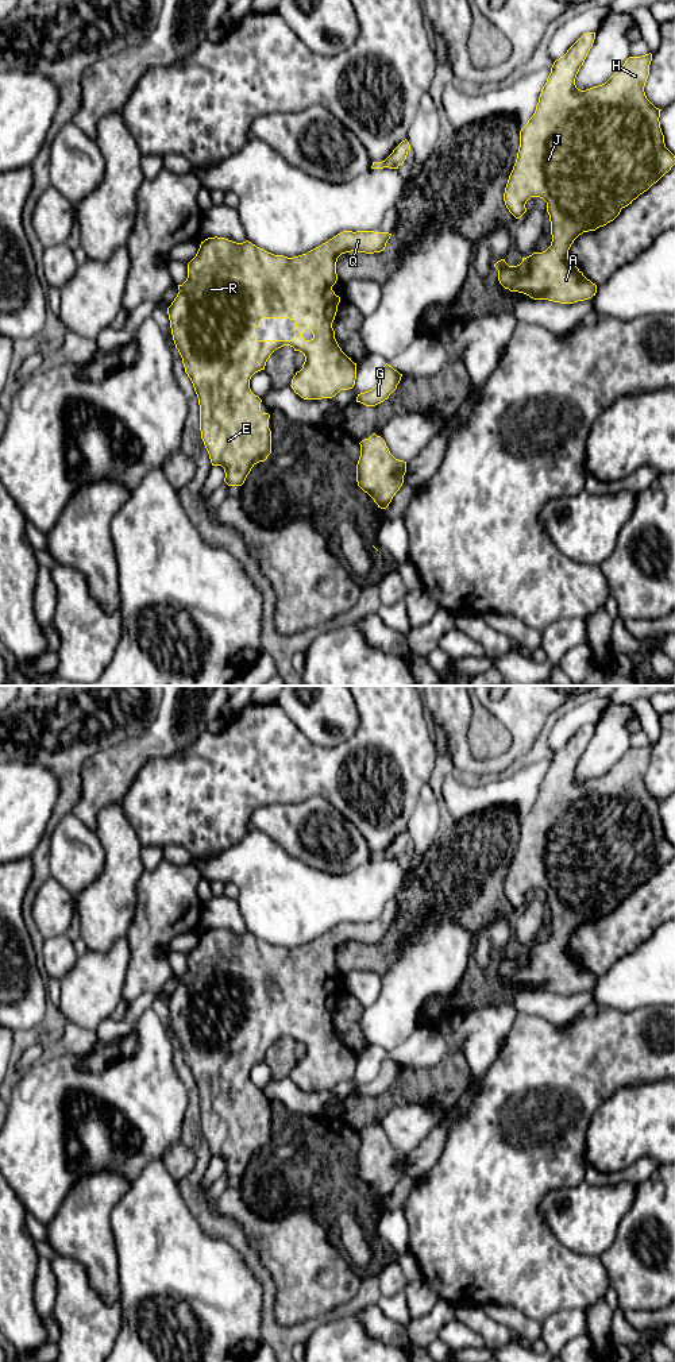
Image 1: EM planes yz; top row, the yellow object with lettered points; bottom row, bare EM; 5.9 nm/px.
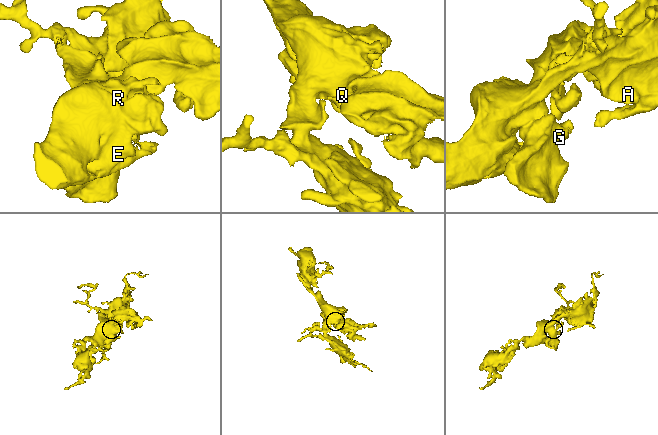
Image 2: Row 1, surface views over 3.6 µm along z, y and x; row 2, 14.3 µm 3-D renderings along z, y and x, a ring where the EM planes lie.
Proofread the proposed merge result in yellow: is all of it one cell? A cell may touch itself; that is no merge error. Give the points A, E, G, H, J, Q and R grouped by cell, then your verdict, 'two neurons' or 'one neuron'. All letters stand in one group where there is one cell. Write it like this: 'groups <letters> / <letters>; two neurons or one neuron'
groups A E G H J Q R; one neuron

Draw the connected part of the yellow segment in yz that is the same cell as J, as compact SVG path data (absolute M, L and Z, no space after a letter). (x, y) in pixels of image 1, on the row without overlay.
M595 724L583 725L563 748L554 753L536 802L520 822L517 850L504 884L505 896L516 910L526 903L525 895L531 888L540 888L547 894L552 926L551 937L543 944L533 944L522 949L517 957L509 957L505 950L494 956L498 961L498 972L505 980L524 984L533 991L574 995L595 987L597 976L568 950L571 935L583 923L595 922L613 912L622 899L647 883L675 856L675 846L666 838L660 819L662 800L656 799L644 783L652 752L651 744L629 748L602 776L586 782L576 779L576 765L593 738L594 730Z

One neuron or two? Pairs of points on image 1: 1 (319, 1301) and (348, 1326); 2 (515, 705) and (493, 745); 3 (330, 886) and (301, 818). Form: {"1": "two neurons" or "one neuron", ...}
{"1": "two neurons", "2": "two neurons", "3": "two neurons"}

